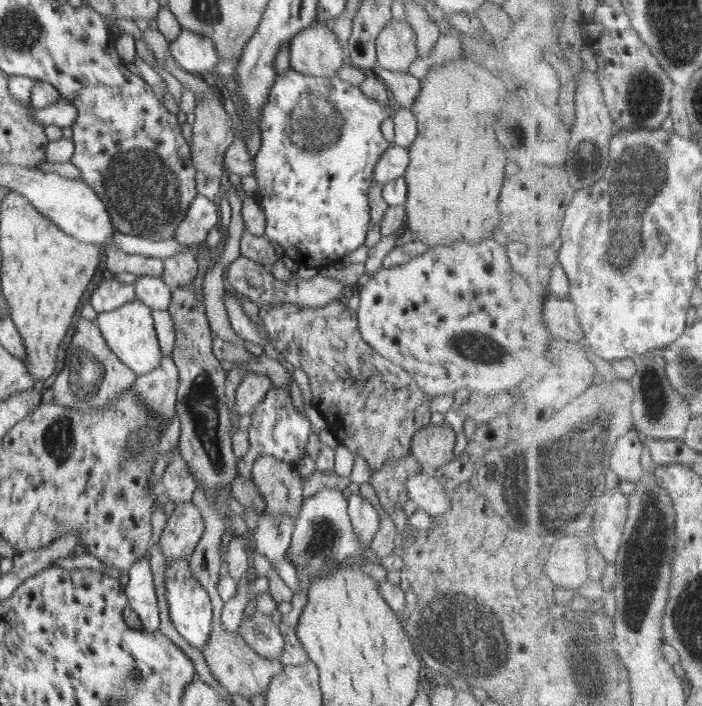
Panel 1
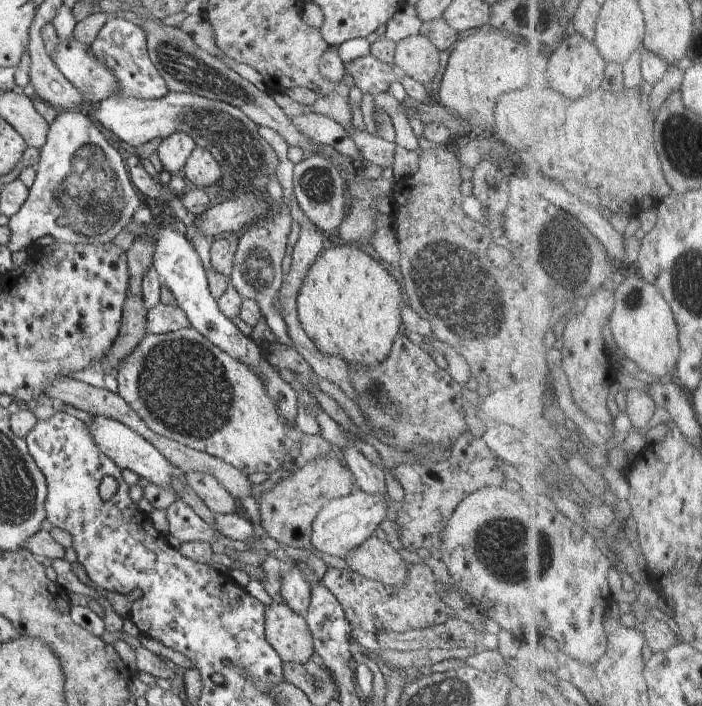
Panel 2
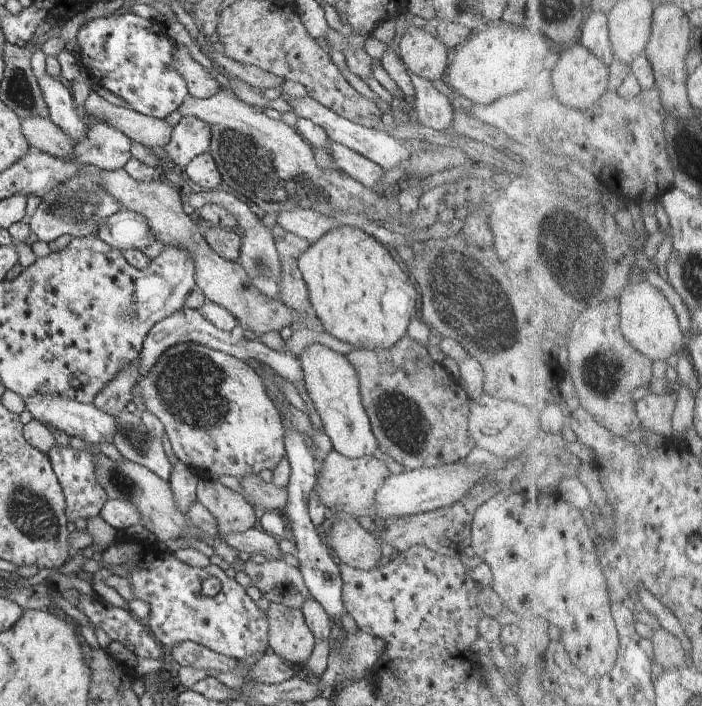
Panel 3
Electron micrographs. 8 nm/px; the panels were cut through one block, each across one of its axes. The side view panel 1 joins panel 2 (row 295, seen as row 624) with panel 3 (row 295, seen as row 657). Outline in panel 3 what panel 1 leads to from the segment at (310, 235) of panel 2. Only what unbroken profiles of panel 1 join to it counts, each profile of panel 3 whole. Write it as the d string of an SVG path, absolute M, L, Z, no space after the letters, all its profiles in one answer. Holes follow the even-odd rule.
M290 231L284 237L274 236L275 245L283 259L283 272L280 274L281 292L279 298L290 308L294 308L302 318L310 311L309 293L306 282L299 270L297 260L311 243Z

